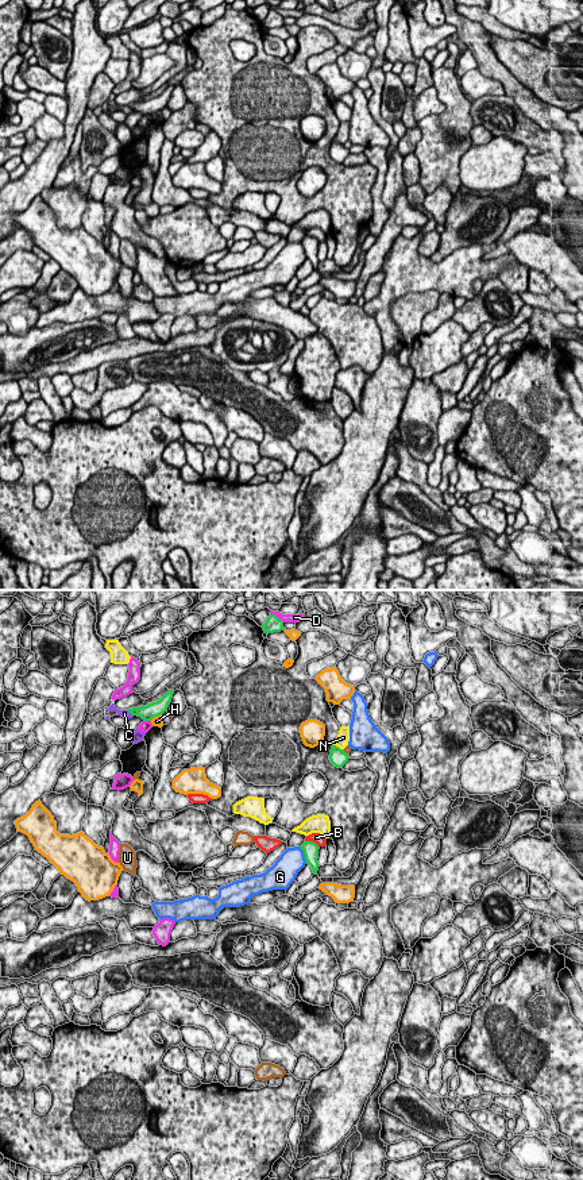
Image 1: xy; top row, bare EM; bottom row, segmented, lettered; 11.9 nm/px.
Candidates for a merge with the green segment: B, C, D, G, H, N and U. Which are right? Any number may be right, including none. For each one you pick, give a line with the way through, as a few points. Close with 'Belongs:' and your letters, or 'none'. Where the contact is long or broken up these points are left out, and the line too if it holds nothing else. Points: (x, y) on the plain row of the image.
Belongs: none

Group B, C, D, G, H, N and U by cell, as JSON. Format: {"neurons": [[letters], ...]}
{"neurons": [["B"], ["C"], ["D"], ["G"], ["H"], ["N"], ["U"]]}

